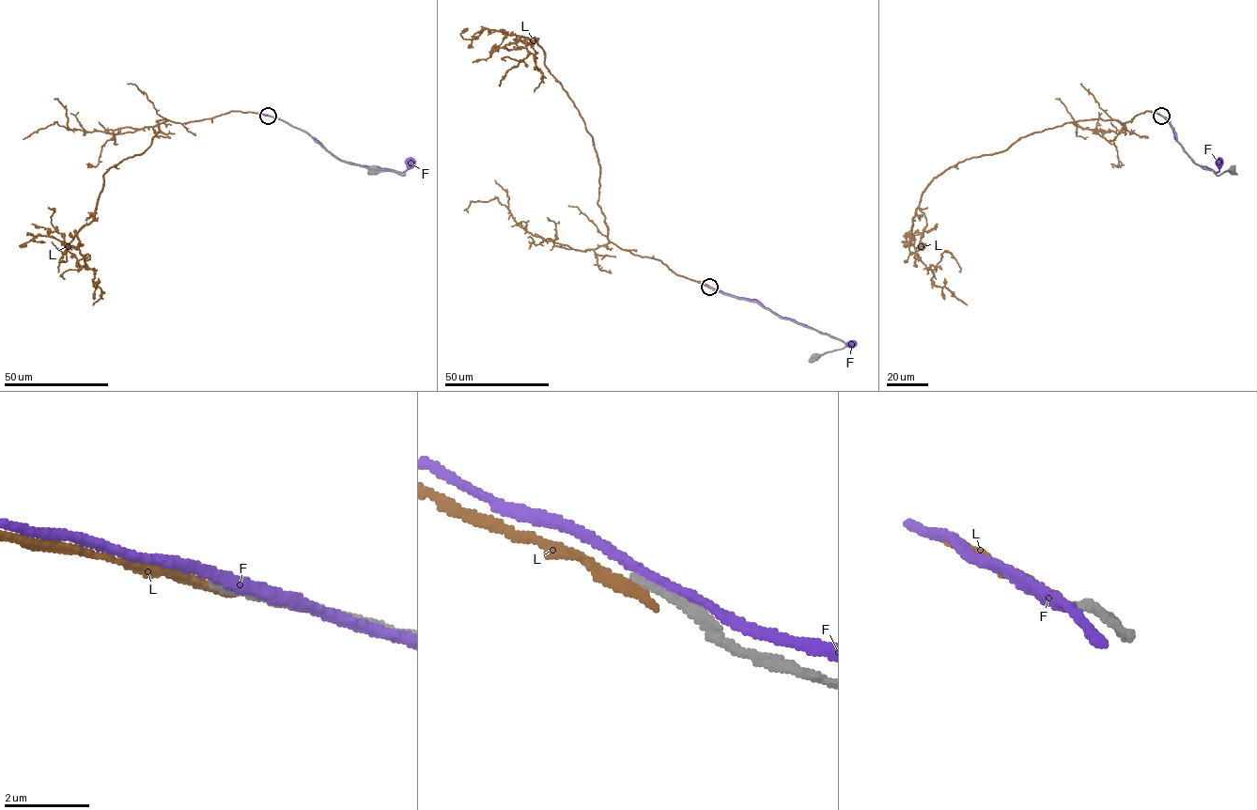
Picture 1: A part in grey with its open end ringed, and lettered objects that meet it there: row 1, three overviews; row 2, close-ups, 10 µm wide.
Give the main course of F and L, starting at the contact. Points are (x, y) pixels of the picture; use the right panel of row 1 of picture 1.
F: (1161, 116), (1193, 162), (1217, 172), (1219, 161)
L: (1162, 116), (1066, 122), (938, 175), (923, 193), (911, 243), (933, 283), (967, 305)

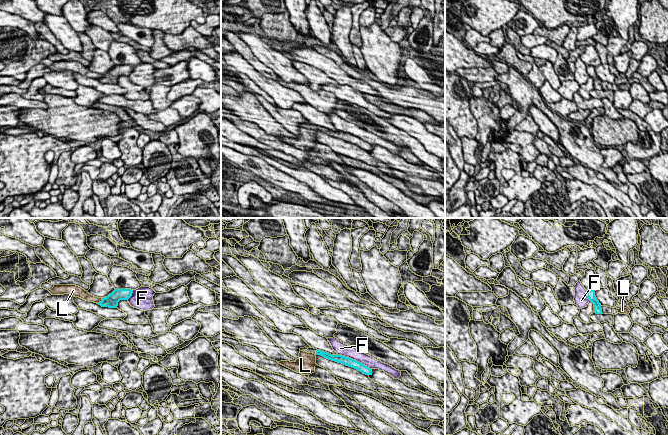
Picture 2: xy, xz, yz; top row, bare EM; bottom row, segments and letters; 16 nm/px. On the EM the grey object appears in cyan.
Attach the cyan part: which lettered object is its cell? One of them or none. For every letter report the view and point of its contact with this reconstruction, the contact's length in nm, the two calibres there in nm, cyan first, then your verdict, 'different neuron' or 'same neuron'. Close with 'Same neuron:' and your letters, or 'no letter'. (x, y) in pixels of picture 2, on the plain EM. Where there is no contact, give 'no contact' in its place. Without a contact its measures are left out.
F: meets cyan in xz at (354, 136); contact 600 nm long; 140 nm thick on the cyan side, 190 nm on the other; different neuron
L: meets cyan in xy at (101, 77); contact 130 nm long; 220 nm thick on the cyan side, 120 nm on the other; different neuron
Same neuron: no letter

